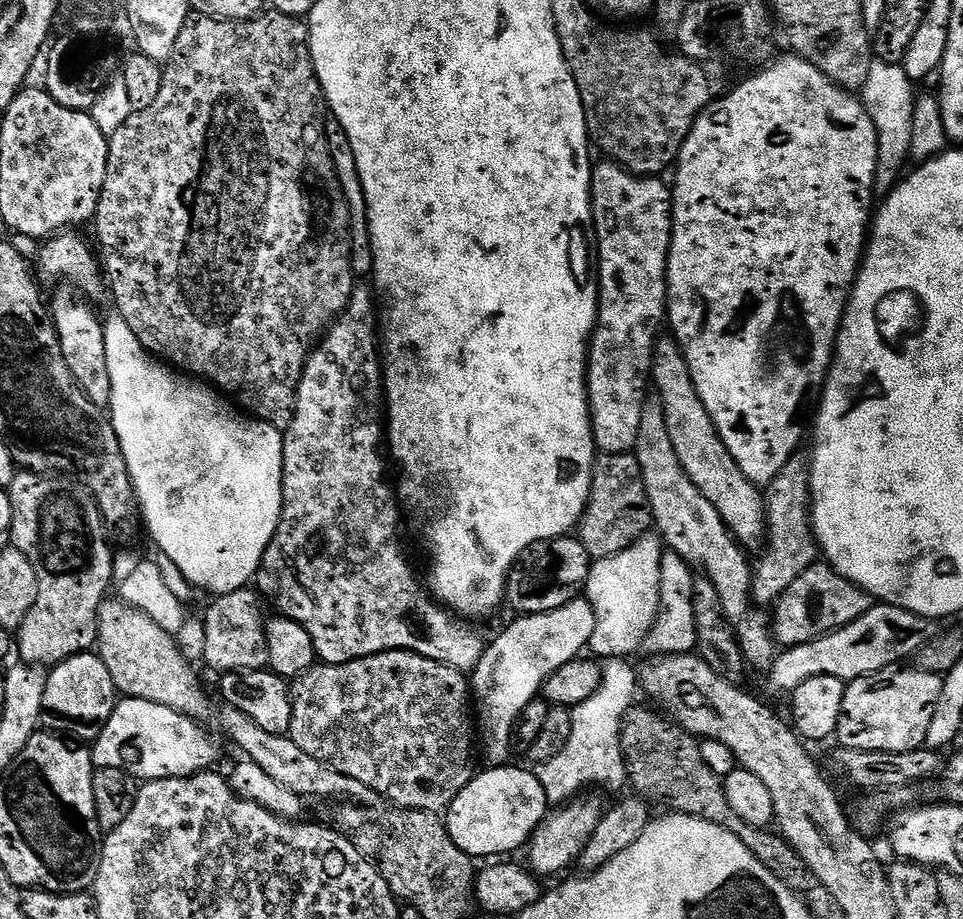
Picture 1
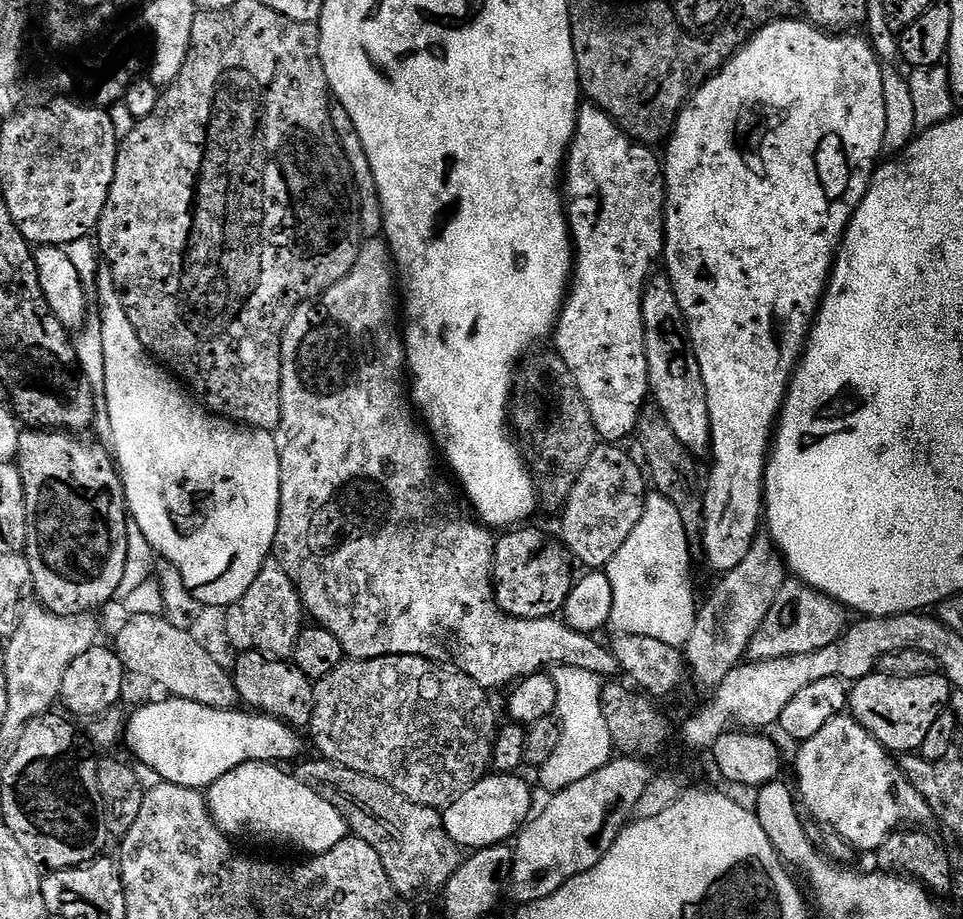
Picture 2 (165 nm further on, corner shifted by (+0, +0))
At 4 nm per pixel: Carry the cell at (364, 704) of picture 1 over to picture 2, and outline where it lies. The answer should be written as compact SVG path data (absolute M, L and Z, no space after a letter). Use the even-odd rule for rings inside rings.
M383 656L373 660L345 659L343 664L339 664L330 674L326 674L322 679L315 681L312 693L314 702L312 703L312 723L310 733L312 740L316 743L316 748L321 757L340 764L344 768L354 770L358 774L366 774L375 780L381 780L383 784L388 784L395 792L402 794L410 802L421 804L427 808L443 809L452 803L456 797L463 794L468 788L472 788L479 780L489 775L492 763L492 747L496 741L498 723L496 724L496 712L492 709L492 704L488 701L489 693L478 686L468 676L455 670L449 671L447 676L445 669L439 664L433 664L431 660L424 660L420 656Z

